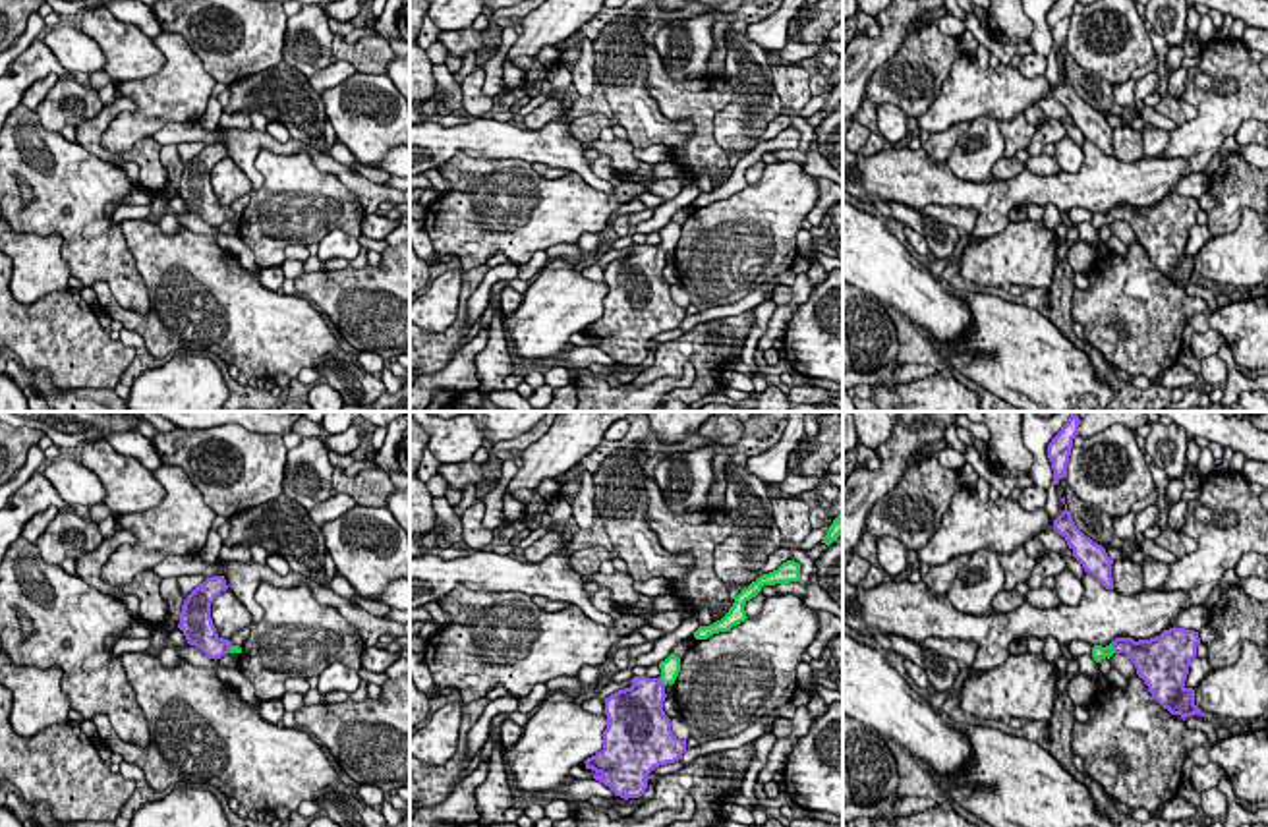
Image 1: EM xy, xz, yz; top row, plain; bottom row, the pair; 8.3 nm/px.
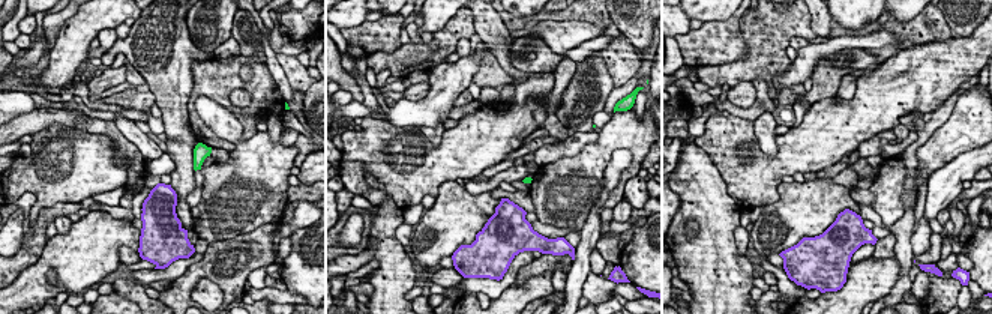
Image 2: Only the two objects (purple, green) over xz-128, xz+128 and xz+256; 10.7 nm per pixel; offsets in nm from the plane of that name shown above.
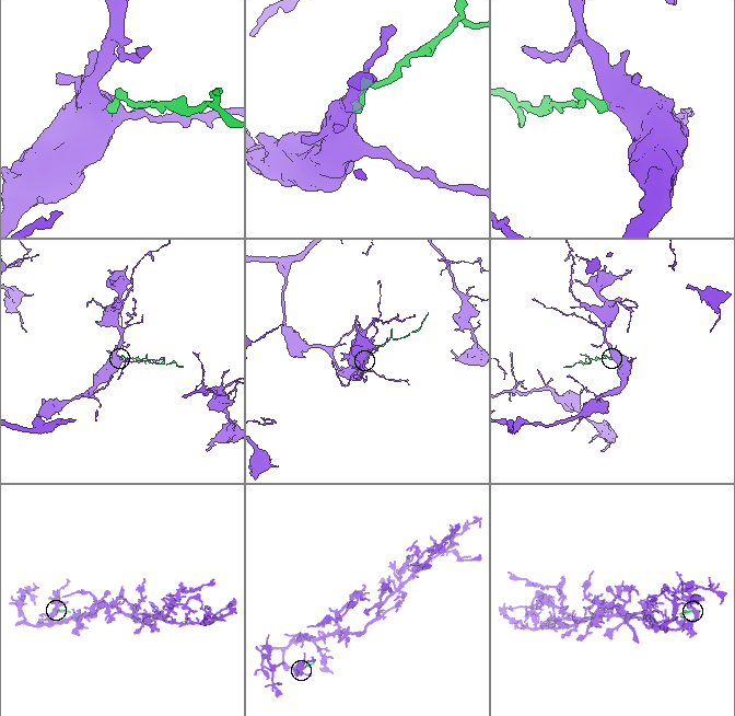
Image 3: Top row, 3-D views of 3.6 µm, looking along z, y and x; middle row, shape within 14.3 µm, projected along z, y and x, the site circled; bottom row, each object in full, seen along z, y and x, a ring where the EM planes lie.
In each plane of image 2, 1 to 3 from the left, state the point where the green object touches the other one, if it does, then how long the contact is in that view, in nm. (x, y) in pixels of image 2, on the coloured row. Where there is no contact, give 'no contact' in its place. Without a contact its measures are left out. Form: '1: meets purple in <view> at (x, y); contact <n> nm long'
1: no contact
2: no contact
3: no contact

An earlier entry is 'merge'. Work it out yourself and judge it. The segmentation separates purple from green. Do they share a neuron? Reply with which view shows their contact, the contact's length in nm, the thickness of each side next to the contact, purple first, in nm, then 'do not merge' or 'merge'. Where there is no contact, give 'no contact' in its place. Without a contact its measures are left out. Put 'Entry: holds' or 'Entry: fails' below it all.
yz | 100 nm | 200/120 nm | merge
Entry: holds

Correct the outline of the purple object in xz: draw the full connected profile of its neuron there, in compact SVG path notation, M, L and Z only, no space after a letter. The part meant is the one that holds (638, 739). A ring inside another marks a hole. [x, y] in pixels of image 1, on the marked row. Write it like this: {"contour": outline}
{"contour": "M671 653L659 669L659 678L634 676L630 688L605 699L603 750L584 761L595 781L624 800L640 798L648 788L648 775L678 761L686 752L686 740L673 734L663 711L665 686L675 684L680 657Z"}

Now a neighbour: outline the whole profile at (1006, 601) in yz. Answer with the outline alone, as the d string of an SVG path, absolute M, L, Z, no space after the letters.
M1001 589L995 597L994 597L994 611L997 613L1011 613L1015 609L1019 609L1024 603L1024 595L1021 595L1017 589Z

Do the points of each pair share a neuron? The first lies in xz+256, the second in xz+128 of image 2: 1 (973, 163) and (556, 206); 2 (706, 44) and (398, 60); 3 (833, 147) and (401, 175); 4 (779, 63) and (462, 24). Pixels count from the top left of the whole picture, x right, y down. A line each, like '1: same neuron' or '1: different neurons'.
1: different neurons
2: different neurons
3: same neuron
4: same neuron

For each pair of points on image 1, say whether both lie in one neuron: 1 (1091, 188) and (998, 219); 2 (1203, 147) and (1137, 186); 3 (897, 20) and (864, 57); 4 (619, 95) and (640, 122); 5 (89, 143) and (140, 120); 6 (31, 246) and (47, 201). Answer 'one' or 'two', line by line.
1: one
2: two
3: one
4: one
5: two
6: two

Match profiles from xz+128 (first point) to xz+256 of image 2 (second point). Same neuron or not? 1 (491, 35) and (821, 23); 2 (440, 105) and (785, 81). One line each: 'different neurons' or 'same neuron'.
1: same neuron
2: same neuron

